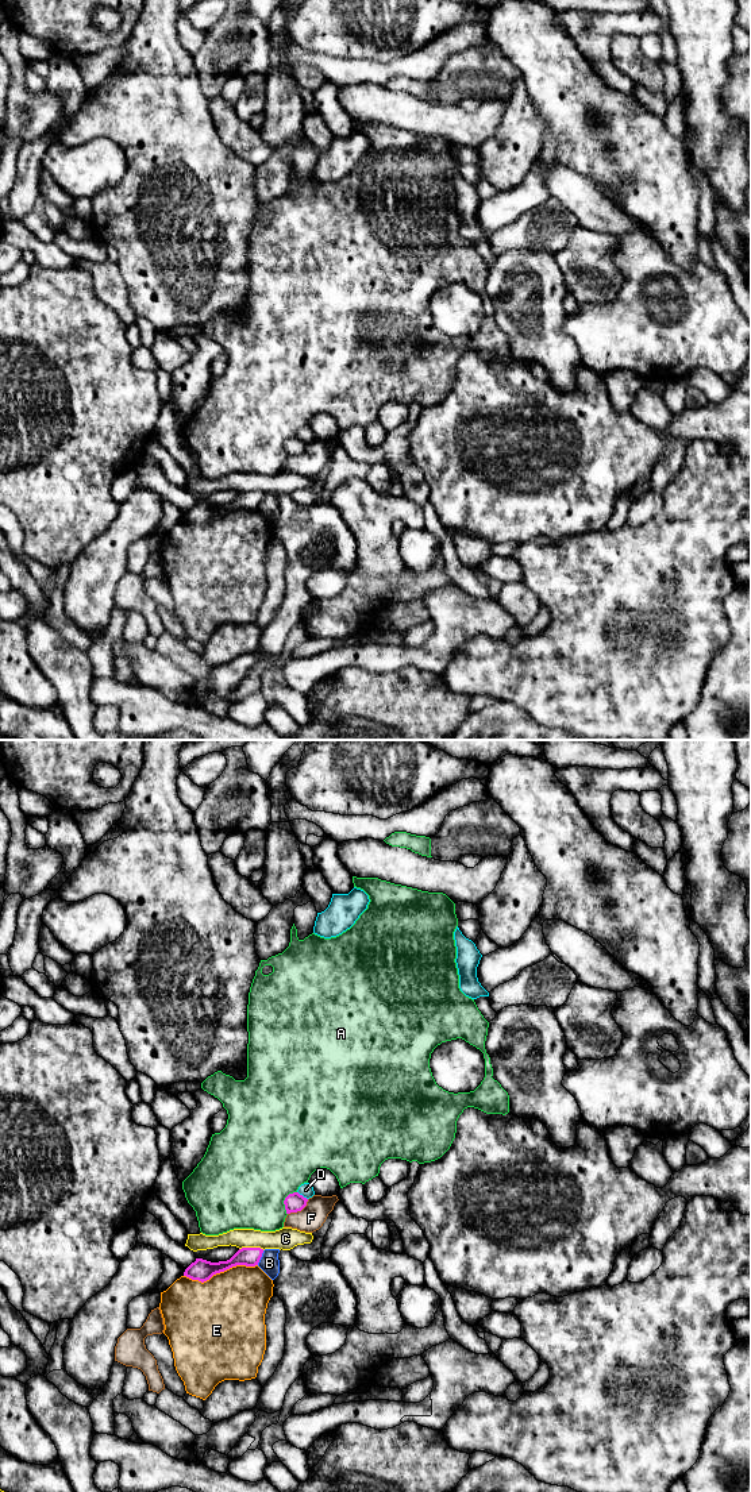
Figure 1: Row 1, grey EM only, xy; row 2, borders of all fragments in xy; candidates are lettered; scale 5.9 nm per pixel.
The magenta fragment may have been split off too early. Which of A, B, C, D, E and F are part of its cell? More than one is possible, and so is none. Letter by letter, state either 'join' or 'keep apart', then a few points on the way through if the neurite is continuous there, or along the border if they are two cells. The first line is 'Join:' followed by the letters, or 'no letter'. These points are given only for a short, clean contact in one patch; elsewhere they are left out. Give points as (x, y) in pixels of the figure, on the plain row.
Join: no letter
A: keep apart; border along xy (296, 435), (291, 436), (284, 444), (287, 458)
B: keep apart
C: keep apart
D: keep apart; border along xy (297, 435), (307, 443)
E: keep apart
F: keep apart; border along xy (308, 443), (300, 454), (288, 458)

